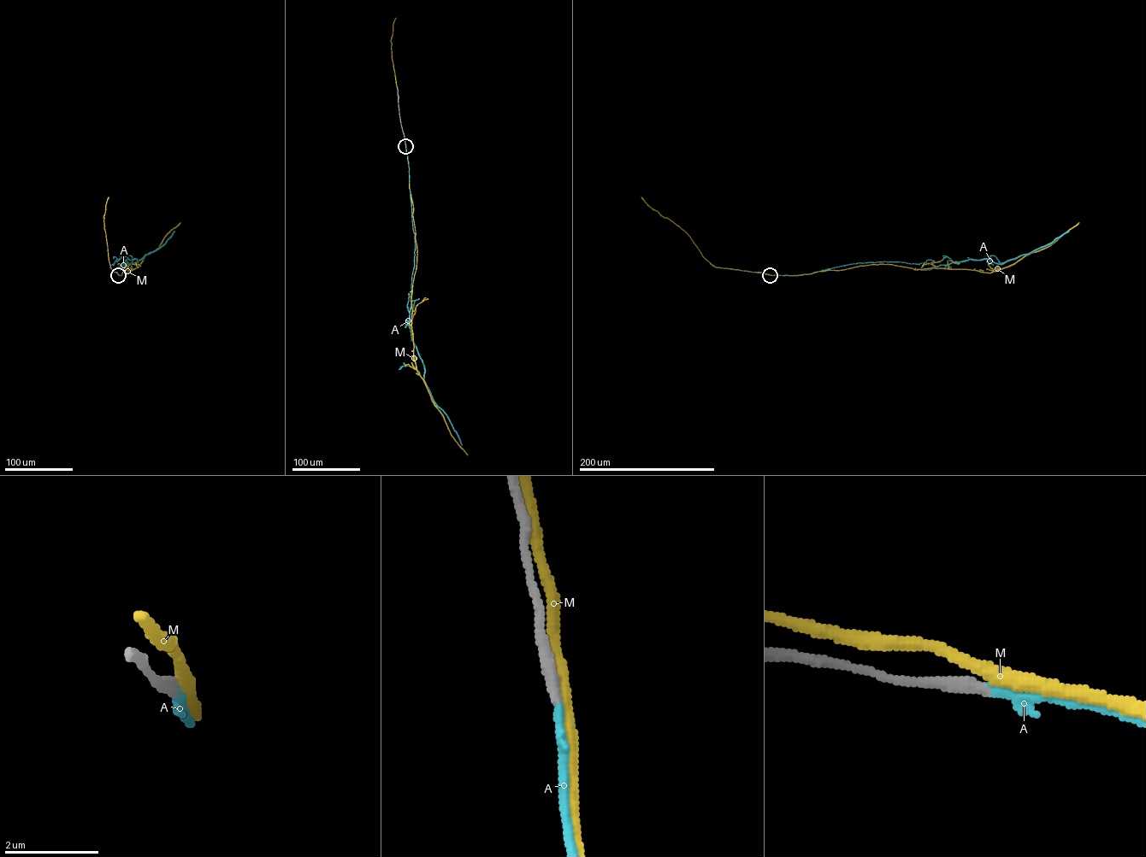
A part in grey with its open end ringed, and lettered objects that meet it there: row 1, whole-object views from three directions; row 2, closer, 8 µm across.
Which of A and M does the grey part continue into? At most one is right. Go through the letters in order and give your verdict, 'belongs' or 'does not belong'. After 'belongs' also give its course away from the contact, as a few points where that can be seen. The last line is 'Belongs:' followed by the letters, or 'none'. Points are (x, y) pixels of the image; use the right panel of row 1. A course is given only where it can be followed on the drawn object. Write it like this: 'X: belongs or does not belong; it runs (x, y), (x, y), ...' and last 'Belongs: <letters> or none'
A: belongs; it runs (770, 275), (802, 275), (869, 262), (938, 267), (988, 259), (1003, 264), (1069, 231)
M: does not belong
Belongs: A

